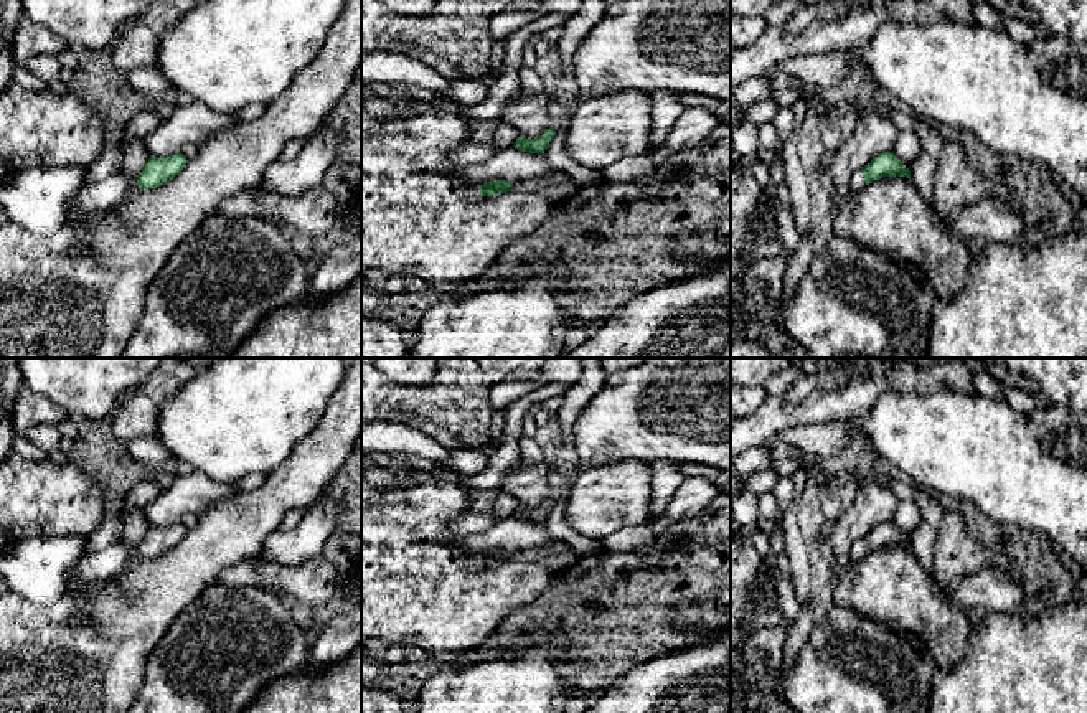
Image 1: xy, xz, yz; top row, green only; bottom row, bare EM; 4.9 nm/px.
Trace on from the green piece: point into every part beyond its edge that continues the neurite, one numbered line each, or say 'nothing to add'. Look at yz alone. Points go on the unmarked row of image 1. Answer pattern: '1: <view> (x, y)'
1: yz (856, 552)

